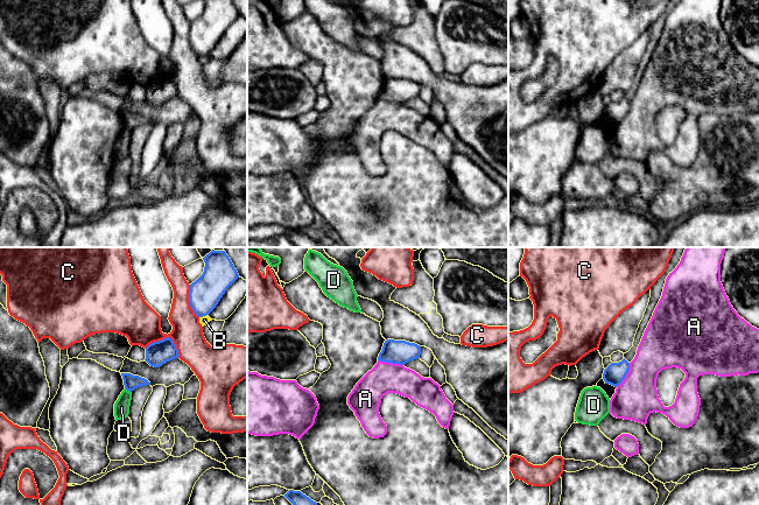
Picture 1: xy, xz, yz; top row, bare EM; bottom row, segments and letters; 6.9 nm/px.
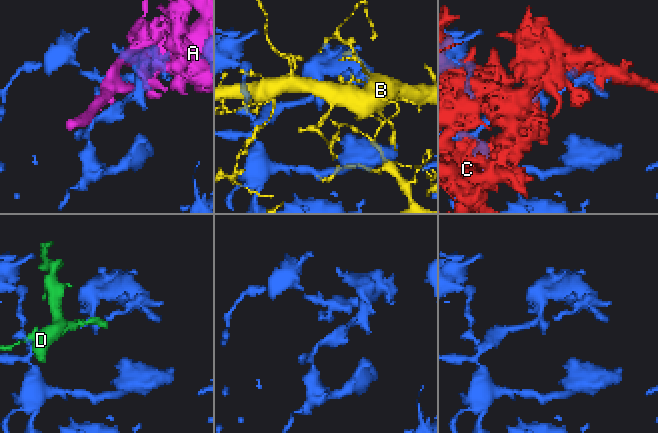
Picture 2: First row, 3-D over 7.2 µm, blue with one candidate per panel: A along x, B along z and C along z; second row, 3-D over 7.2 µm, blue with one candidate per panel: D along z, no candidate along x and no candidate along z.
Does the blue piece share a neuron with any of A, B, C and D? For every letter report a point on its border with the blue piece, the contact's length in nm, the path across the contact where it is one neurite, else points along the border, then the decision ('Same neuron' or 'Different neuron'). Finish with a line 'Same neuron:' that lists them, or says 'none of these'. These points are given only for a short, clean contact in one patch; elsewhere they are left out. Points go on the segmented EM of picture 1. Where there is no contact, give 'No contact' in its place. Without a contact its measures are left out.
A: Touches blue at xz (391, 362). Shared border 180 nm. Different neuron
B: Touches blue at xy (203, 315). Shared border 60 nm. Different neuron
C: Touches blue at xy (166, 338). Shared border 260 nm. Different neuron
D: Touches blue at xy (128, 390). Shared border 60 nm. Boundary: xy (125, 387), (131, 392). Different neuron
Same neuron: none of these

